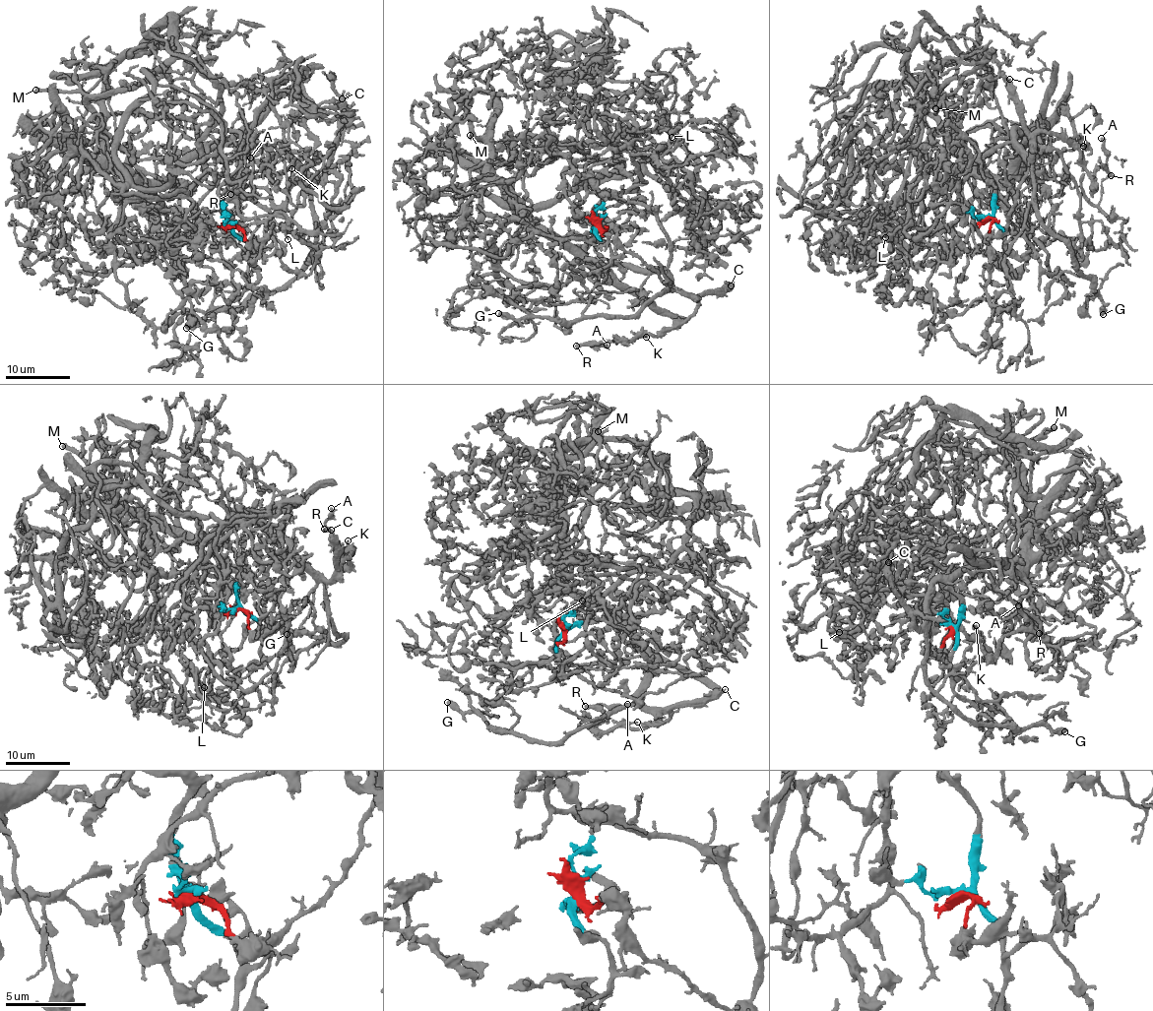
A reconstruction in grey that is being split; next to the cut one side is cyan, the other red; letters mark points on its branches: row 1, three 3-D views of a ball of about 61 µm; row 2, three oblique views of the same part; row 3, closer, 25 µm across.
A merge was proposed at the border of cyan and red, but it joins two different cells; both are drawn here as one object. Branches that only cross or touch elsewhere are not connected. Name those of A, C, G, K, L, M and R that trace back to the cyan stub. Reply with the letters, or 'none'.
L, M

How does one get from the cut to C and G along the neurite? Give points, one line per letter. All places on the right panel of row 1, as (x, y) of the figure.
C: (989, 216), (993, 221), (989, 233), (998, 233), (1007, 223), (1031, 154), (1029, 133), (1013, 99), (1009, 79)
G: (989, 216), (989, 233), (998, 233), (1030, 165), (1034, 209), (1091, 279), (1103, 315)

